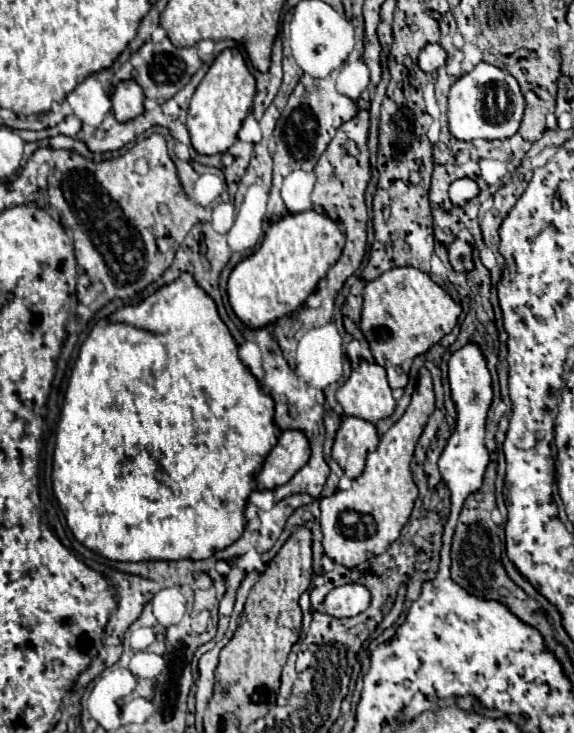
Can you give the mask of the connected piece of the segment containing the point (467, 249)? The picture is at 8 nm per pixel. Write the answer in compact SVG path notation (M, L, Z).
M456 239L450 247L448 247L448 259L450 265L454 267L454 271L472 271L474 269L474 261L472 261L472 251L474 247L466 241Z

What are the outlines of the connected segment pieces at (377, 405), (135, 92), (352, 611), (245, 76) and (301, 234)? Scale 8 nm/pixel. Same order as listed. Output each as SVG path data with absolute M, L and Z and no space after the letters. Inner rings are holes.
M360 361L350 379L338 387L336 399L344 415L360 417L370 423L390 417L396 405L384 367L368 361Z
M132 79L122 81L114 87L114 93L112 93L112 115L120 123L132 121L144 111L142 101L144 101L142 87L138 87L138 83Z
M348 583L332 589L324 599L324 609L332 617L354 617L370 605L370 591L360 583Z
M224 49L200 81L194 91L188 109L188 133L192 139L192 147L200 155L216 155L226 153L236 141L238 129L252 107L252 99L256 93L256 81L250 75L246 61L240 49Z
M310 209L304 213L296 213L296 215L286 215L280 221L272 223L268 233L264 235L264 241L260 245L260 249L250 255L248 259L240 261L234 271L230 273L228 279L228 301L232 311L236 313L236 317L252 327L252 329L262 329L274 321L278 321L284 315L290 315L292 311L296 311L306 297L316 289L318 281L328 273L328 269L338 261L340 253L344 247L344 235L338 227L338 223L330 221L324 213Z

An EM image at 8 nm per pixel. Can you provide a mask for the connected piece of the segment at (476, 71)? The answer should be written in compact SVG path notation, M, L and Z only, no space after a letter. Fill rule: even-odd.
M482 61L450 87L448 93L450 133L462 141L508 139L520 127L524 105L526 103L520 93L518 81L508 71Z

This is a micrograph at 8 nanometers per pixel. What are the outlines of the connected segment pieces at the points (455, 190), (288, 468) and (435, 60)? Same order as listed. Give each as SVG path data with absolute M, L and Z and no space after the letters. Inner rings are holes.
M462 177L450 183L450 201L456 207L464 207L470 199L474 199L480 193L480 187L474 179L470 177Z
M284 431L256 479L256 489L272 491L288 483L310 459L310 445L302 431Z
M436 43L426 45L418 55L418 65L424 73L434 73L440 67L444 67L444 63L446 63L446 51Z

